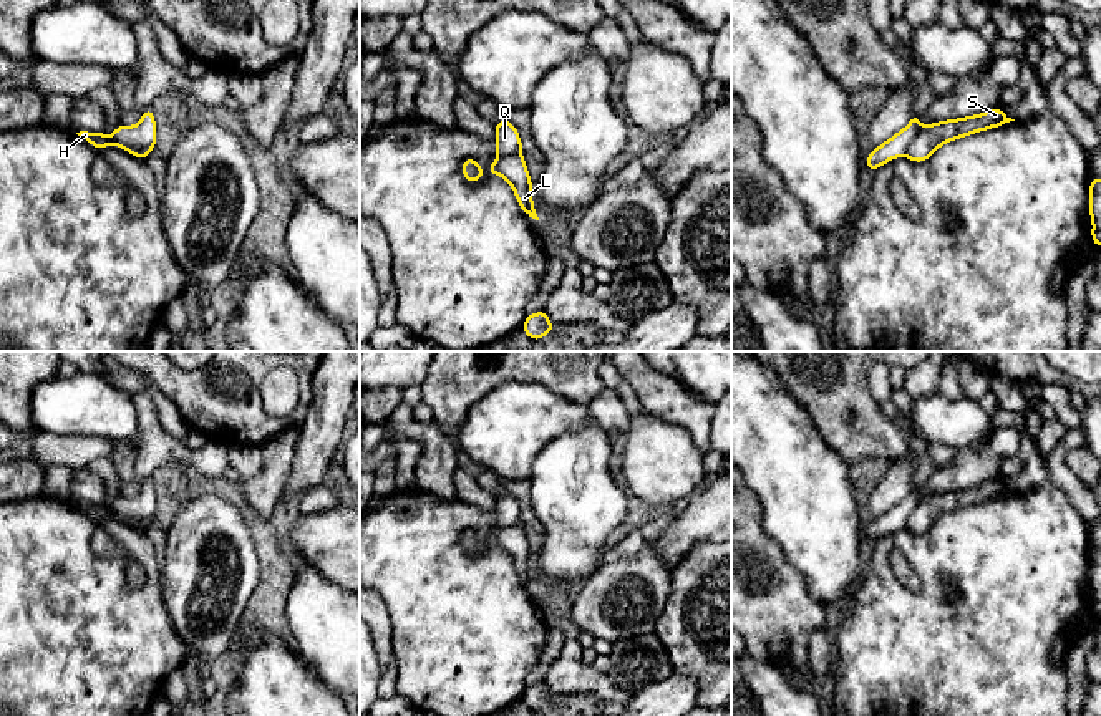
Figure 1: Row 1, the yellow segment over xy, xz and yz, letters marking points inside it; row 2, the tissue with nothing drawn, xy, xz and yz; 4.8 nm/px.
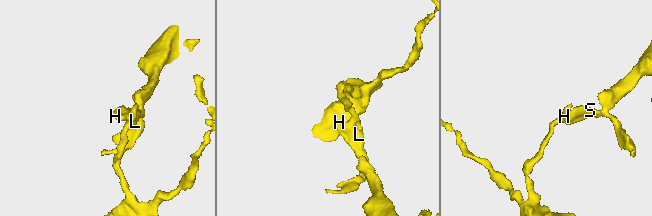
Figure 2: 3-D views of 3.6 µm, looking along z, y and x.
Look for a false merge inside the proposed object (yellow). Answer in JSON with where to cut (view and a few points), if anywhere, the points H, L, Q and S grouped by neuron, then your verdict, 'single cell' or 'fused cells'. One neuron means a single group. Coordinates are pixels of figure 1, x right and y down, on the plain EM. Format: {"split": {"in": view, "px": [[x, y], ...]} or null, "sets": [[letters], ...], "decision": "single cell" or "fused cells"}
{"split": {"in": "yz", "px": [[921, 499], [906, 526]]}, "sets": [["H", "L", "S"], ["Q"]], "decision": "fused cells"}

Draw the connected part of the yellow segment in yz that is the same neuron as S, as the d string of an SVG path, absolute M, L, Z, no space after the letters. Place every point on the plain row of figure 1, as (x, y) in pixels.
M995 479L975 487L947 491L922 497L907 520L907 529L914 534L924 534L942 515L985 501L998 499L1010 492L1015 491L1008 489L1000 479Z

